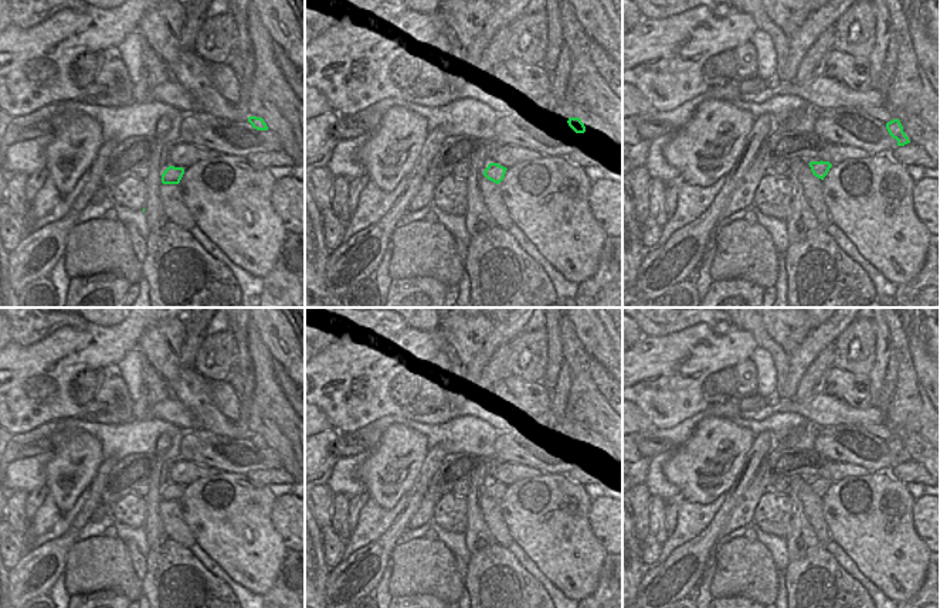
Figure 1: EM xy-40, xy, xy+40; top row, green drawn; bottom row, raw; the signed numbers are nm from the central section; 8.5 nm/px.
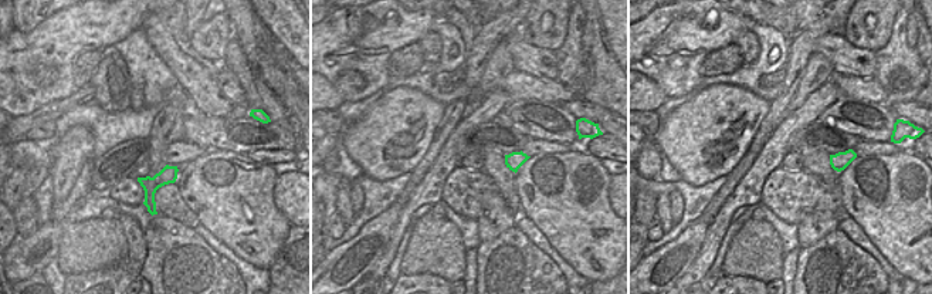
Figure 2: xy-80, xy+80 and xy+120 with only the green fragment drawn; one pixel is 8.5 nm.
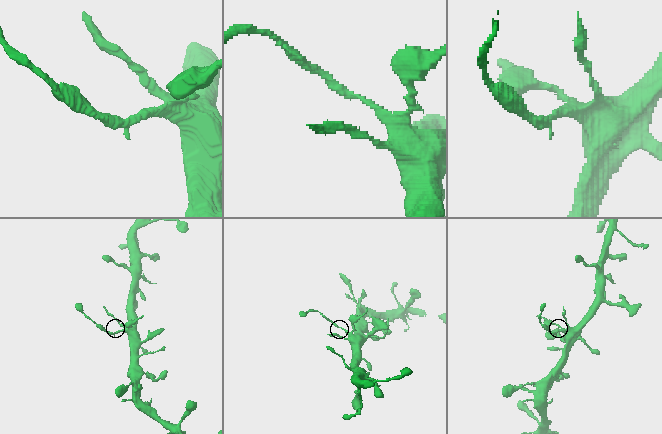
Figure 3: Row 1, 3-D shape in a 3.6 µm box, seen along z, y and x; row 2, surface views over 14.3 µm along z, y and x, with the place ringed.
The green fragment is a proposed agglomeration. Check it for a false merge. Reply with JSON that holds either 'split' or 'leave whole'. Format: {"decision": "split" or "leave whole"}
{"decision": "split"}

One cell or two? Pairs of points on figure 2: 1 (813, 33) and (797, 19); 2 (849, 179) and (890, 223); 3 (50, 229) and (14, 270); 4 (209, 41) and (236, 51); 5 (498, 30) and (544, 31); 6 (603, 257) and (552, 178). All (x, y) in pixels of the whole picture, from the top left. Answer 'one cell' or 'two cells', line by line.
1: two cells
2: one cell
3: one cell
4: two cells
5: two cells
6: one cell

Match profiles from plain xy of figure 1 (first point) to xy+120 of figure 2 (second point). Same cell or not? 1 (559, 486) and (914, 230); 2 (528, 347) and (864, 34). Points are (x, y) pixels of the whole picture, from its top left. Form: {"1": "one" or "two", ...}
{"1": "one", "2": "one"}

